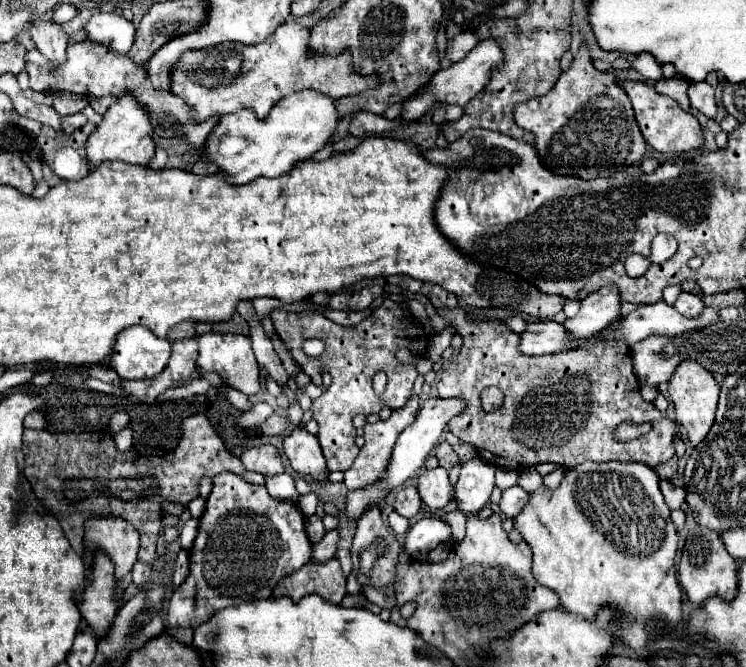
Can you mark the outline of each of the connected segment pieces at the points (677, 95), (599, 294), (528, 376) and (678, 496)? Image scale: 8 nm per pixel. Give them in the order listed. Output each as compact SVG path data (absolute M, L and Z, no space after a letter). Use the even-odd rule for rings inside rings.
M674 75L672 79L660 79L654 87L656 87L658 93L664 93L664 95L676 99L682 109L692 111L692 105L690 105L690 99L688 99L688 87L690 87L688 79L682 79L680 75Z
M612 283L600 287L580 301L578 315L566 319L564 327L572 337L588 339L590 335L608 327L614 319L620 317L620 303L622 299L618 295L618 287L614 287Z
M392 275L384 279L386 283L396 283L404 291L426 295L432 305L436 307L438 315L444 317L446 325L456 331L464 339L460 353L452 359L446 371L442 371L440 381L436 383L436 391L440 399L462 399L466 403L466 411L450 419L450 433L460 437L462 441L472 443L478 449L478 455L500 467L500 469L528 469L538 463L564 463L564 465L578 465L584 461L642 461L650 467L658 467L660 463L668 461L674 455L672 435L676 433L676 423L670 421L664 413L660 413L652 403L644 401L640 395L640 385L632 371L630 349L626 345L614 343L598 343L588 345L584 349L554 353L554 355L522 355L518 351L520 335L514 333L504 321L486 319L486 321L470 321L466 311L458 303L458 299L440 285L422 283L418 279L410 279L410 275ZM486 387L498 387L504 393L504 405L494 411L486 413L480 407L480 393ZM622 421L652 421L654 429L638 439L622 443L614 439L614 433Z
M662 479L660 483L660 489L662 489L662 495L664 495L664 501L666 505L674 511L674 509L680 509L682 503L684 503L684 489L678 487L678 485L672 485L670 481Z

